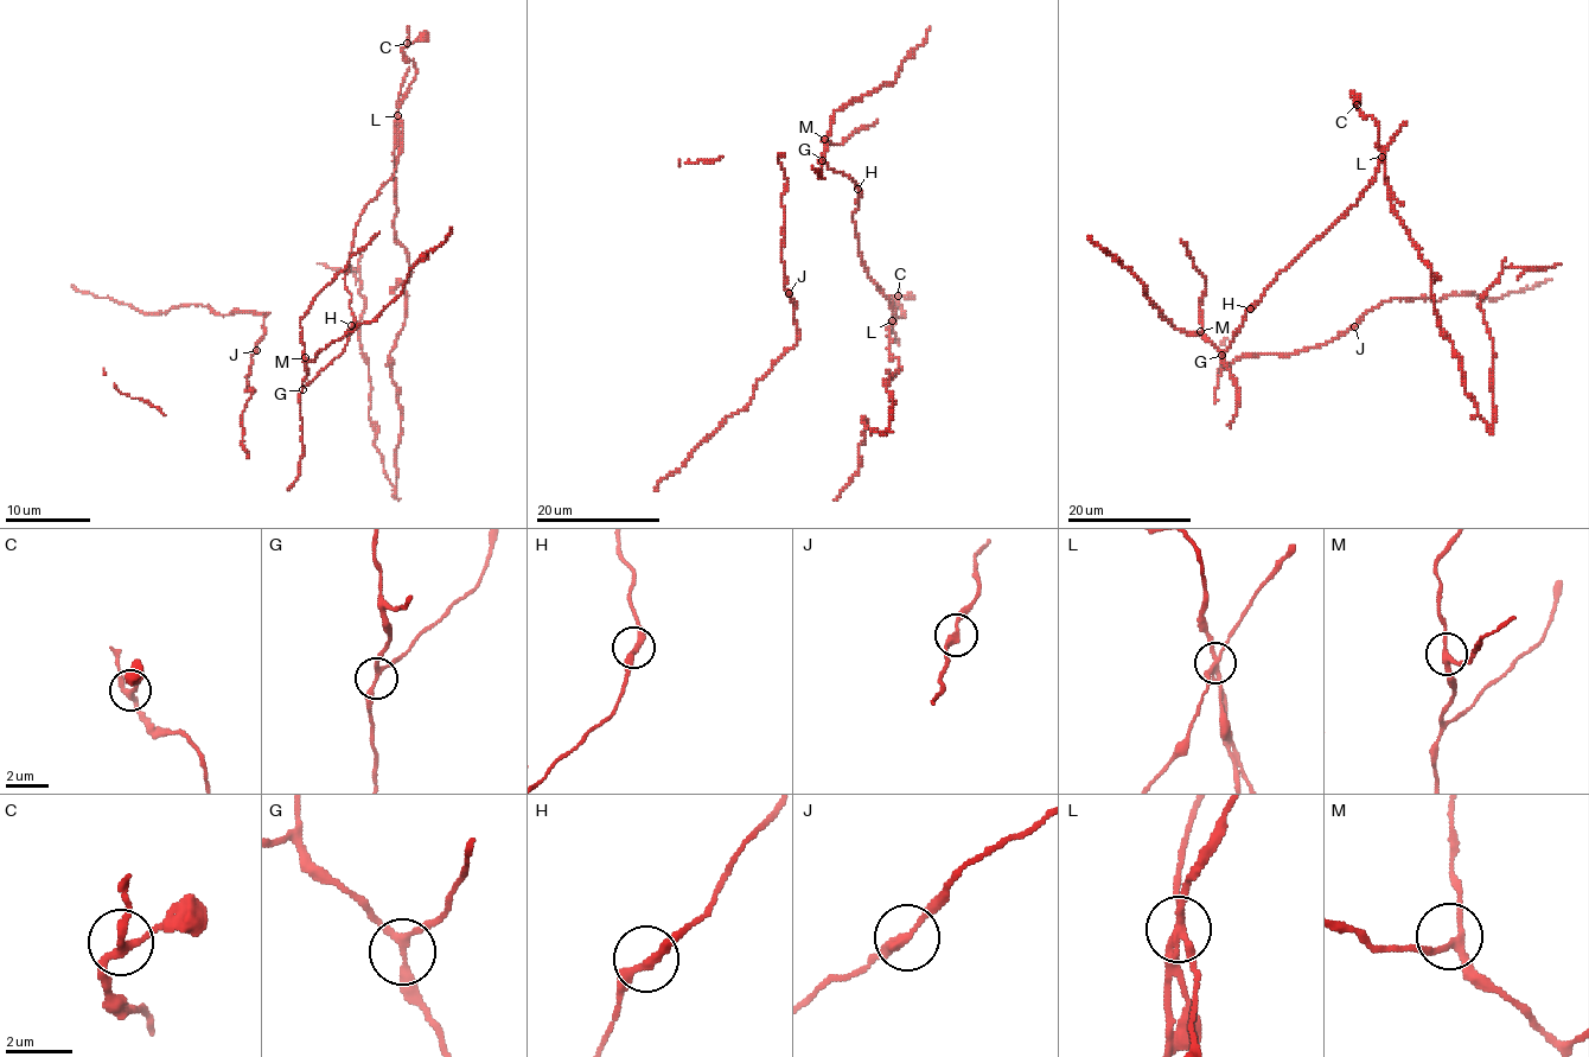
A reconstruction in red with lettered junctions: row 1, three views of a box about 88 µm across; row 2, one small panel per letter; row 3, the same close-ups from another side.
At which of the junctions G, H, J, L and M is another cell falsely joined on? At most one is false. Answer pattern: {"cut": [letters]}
{"cut": ["L"]}

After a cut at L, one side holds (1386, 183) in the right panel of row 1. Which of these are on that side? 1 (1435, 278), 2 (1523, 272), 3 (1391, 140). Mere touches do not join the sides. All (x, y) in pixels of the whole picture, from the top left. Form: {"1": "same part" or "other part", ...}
{"1": "same part", "2": "same part", "3": "other part"}

